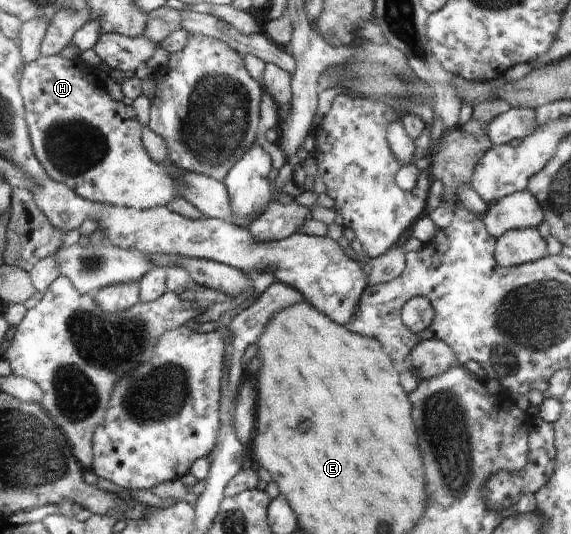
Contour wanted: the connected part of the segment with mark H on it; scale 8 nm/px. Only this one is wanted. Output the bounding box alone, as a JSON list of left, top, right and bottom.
[20,54,181,210]

